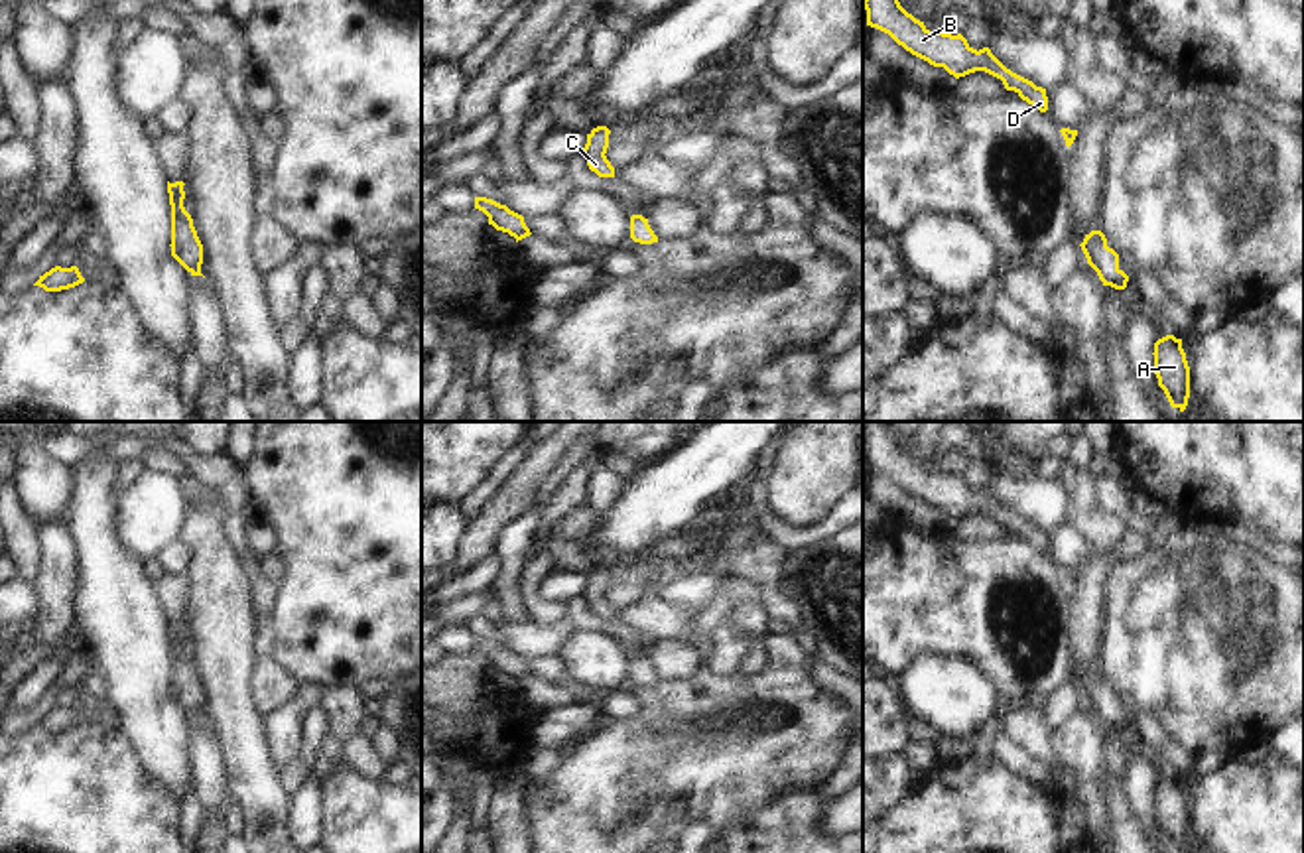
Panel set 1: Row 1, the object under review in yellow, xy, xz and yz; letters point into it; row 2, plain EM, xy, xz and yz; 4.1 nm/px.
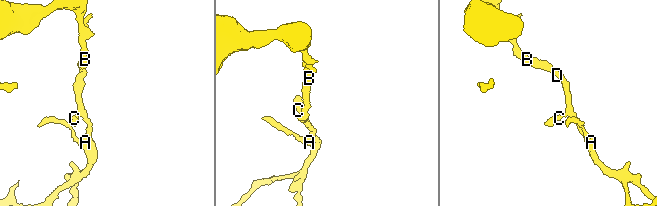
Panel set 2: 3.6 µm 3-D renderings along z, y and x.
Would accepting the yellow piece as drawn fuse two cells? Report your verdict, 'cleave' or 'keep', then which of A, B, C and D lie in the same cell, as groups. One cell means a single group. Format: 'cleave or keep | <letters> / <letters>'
keep | A B C D

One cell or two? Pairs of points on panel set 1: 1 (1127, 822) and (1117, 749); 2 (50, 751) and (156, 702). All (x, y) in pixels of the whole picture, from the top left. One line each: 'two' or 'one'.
1: one
2: two

